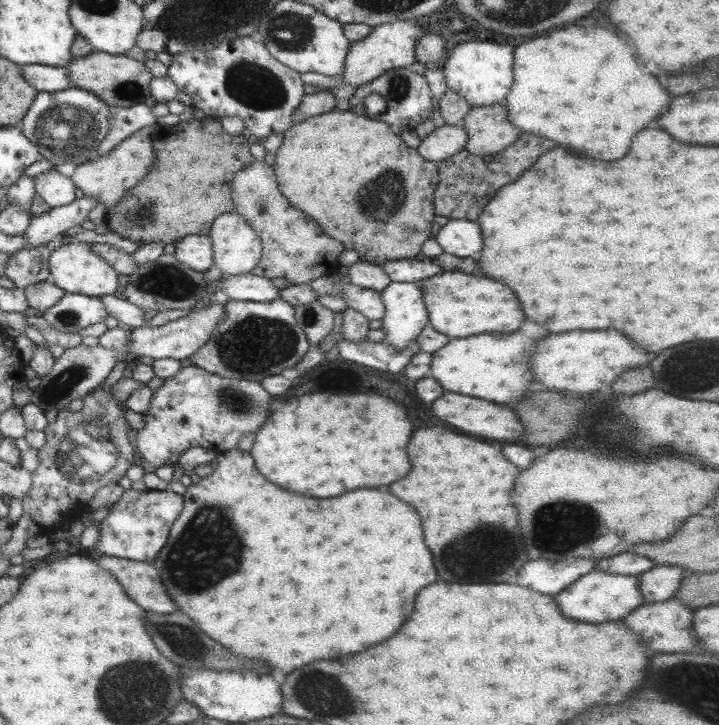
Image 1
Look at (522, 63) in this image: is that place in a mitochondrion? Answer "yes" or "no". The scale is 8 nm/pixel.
no

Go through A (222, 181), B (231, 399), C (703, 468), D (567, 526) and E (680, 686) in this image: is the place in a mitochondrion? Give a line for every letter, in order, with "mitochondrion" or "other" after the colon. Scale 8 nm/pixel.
A: other
B: mitochondrion
C: other
D: mitochondrion
E: mitochondrion

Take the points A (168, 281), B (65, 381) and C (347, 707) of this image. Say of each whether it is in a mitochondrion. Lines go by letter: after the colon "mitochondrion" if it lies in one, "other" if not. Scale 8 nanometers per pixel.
A: mitochondrion
B: mitochondrion
C: mitochondrion

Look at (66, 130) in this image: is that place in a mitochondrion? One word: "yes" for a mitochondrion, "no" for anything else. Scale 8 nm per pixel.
yes

